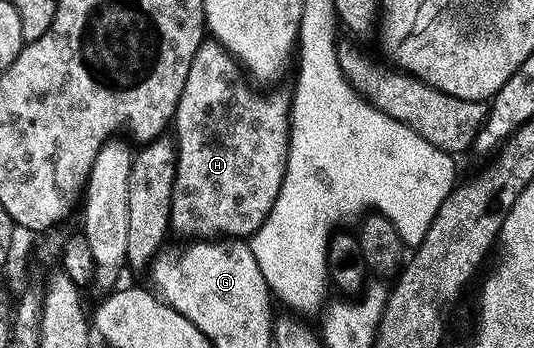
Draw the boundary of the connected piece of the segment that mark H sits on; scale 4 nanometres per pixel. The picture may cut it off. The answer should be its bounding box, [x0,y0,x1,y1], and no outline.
[170,39,291,239]

